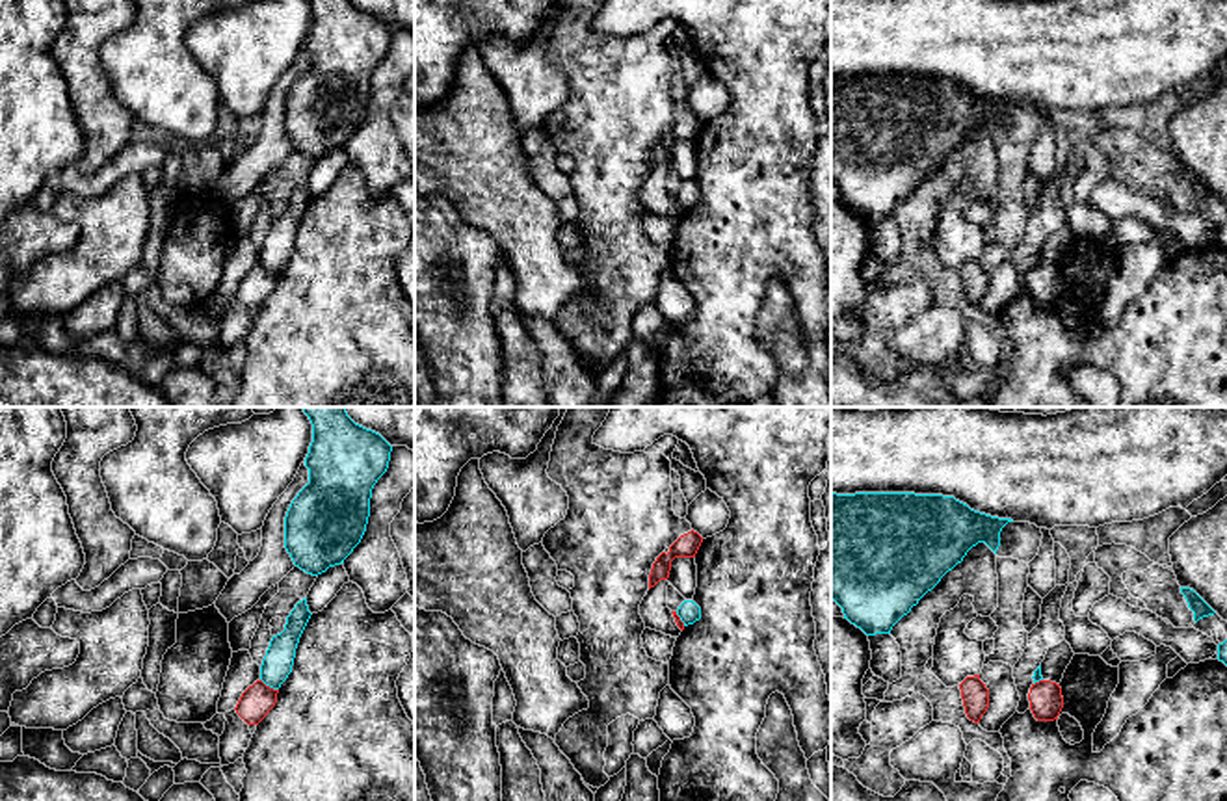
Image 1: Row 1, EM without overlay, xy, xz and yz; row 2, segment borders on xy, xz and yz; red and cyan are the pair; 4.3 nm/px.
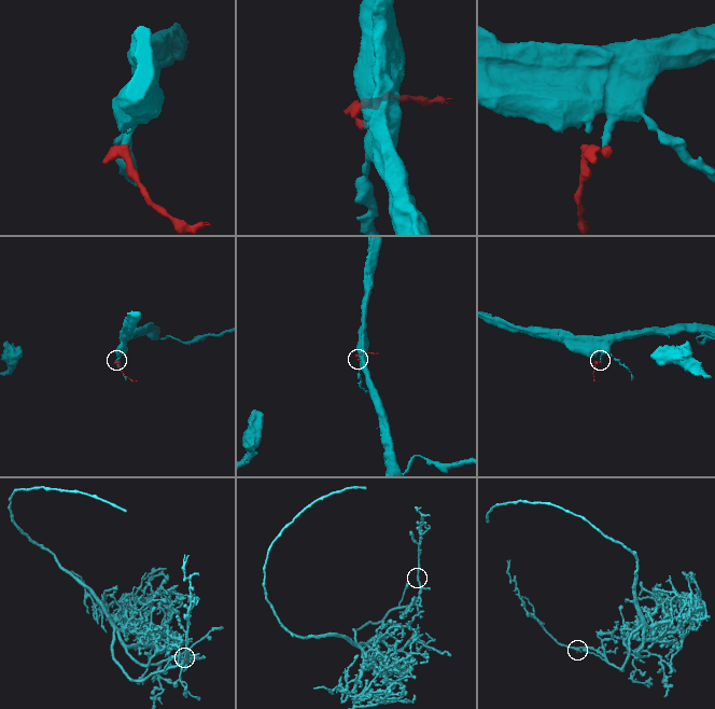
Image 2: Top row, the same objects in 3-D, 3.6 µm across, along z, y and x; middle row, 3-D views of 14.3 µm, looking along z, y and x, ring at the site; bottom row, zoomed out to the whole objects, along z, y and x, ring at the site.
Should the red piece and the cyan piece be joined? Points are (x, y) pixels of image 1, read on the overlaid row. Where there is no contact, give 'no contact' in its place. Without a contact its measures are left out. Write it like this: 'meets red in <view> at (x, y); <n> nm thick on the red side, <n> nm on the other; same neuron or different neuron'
meets red in xy at (268, 686); 140 nm thick on the red side, 130 nm on the other; different neuron

